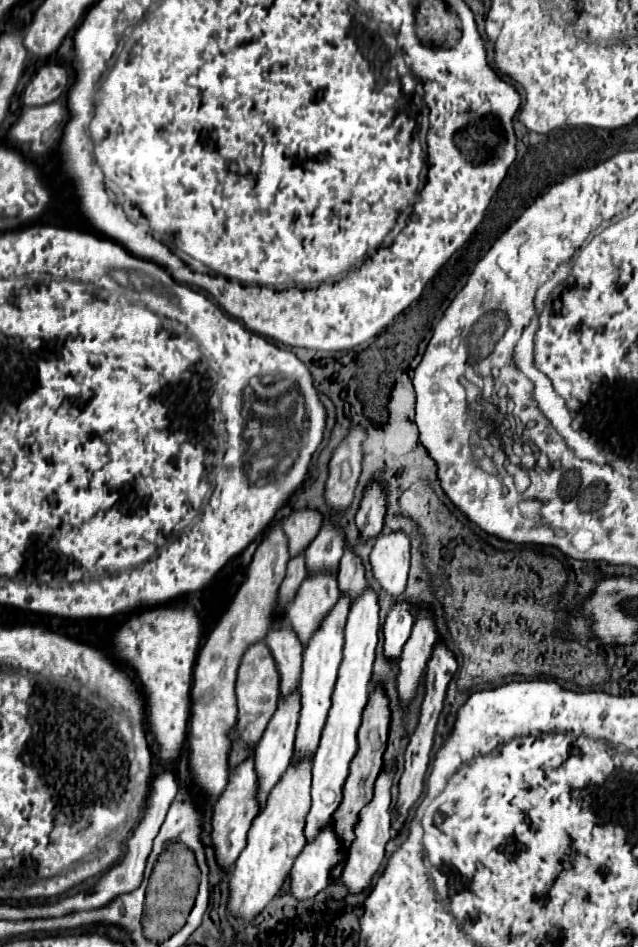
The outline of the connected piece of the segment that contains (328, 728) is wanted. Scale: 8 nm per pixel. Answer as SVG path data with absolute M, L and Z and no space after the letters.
M364 588L362 596L352 602L350 614L348 614L348 624L344 630L346 644L344 644L344 660L340 664L334 696L332 696L332 706L330 706L330 716L326 718L322 736L320 736L320 746L318 752L314 754L314 764L312 764L312 808L306 816L306 828L304 834L308 840L312 840L322 826L326 826L332 820L334 810L342 802L342 784L348 778L348 764L354 758L358 750L356 742L356 732L360 726L362 710L368 702L368 690L370 690L370 678L372 678L372 664L374 664L374 654L376 654L376 644L378 644L378 594L372 588Z

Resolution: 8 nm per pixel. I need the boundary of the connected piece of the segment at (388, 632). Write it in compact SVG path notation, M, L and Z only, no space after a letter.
M398 600L384 622L384 654L390 660L396 660L402 654L402 646L410 636L414 624L412 608L412 602Z

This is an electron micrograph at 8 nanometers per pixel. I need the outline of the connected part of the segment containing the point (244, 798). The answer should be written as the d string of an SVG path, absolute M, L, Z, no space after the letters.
M250 756L250 760L242 760L242 764L238 768L234 768L234 772L228 778L228 786L222 792L222 796L216 800L214 804L214 816L212 816L212 842L216 848L216 858L218 864L222 868L232 866L236 862L236 858L240 856L240 852L246 846L246 832L252 824L252 820L256 818L258 810L258 800L256 800L256 776L254 776L254 756Z

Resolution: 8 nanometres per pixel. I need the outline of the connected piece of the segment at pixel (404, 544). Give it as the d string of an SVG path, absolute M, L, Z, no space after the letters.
M392 530L388 534L380 532L372 554L370 554L370 564L372 564L372 572L374 578L380 582L380 586L392 594L392 596L400 596L404 592L406 586L406 578L408 578L408 568L410 568L410 534L406 530Z

